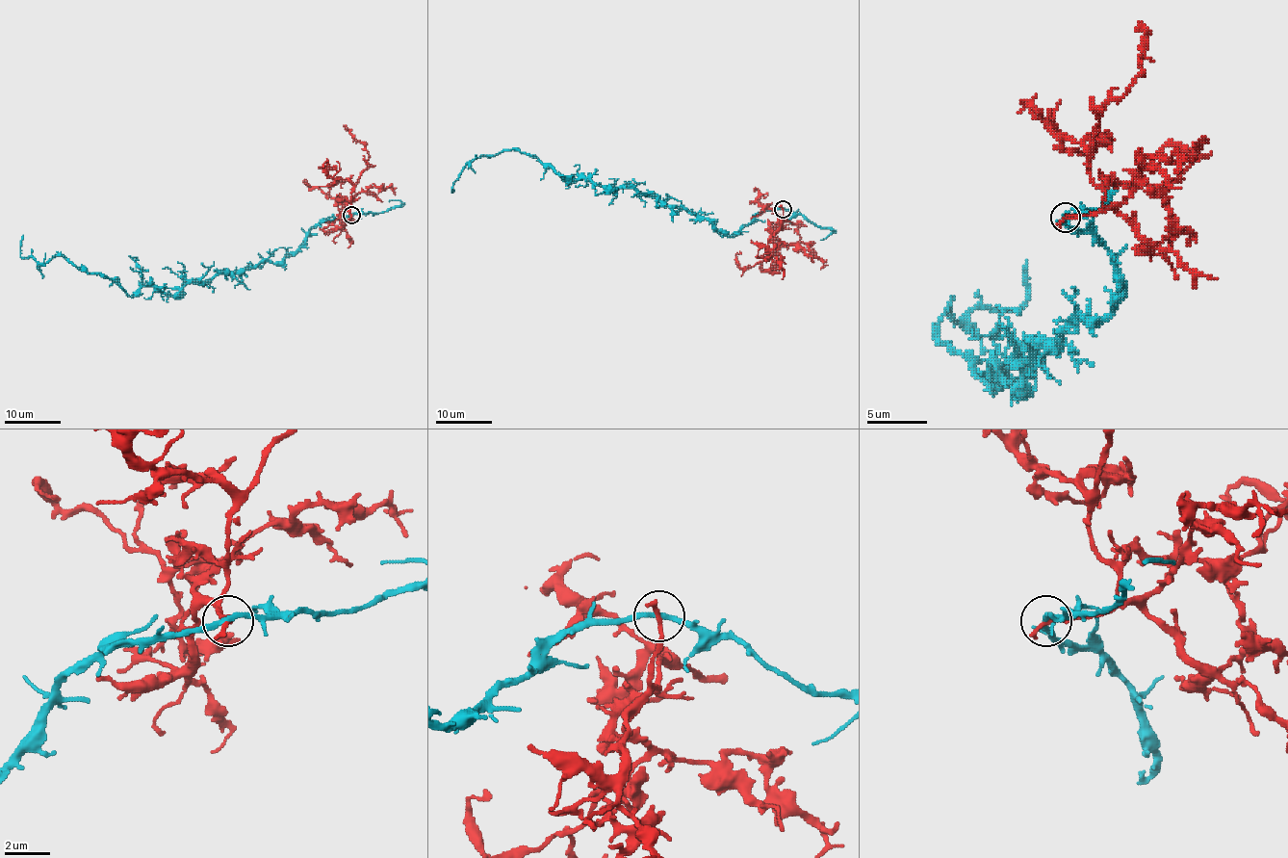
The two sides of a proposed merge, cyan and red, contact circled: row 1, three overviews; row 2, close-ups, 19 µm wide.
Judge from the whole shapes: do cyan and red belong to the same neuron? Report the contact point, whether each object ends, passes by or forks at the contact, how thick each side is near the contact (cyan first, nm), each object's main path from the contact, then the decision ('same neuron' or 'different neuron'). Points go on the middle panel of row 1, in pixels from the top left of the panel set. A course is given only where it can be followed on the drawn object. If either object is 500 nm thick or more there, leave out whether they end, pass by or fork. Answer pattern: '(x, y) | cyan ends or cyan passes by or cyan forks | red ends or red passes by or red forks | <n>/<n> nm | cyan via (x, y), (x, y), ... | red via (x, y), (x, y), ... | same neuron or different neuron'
(783, 209) | cyan passes by | red ends | 220/240 nm | cyan via (783, 209), (764, 211), (727, 236), (657, 196), (571, 181), (515, 149), (473, 159), (454, 191) | red via (783, 209), (782, 226), (785, 219), (798, 226), (800, 240), (795, 244), (774, 244) | different neuron

